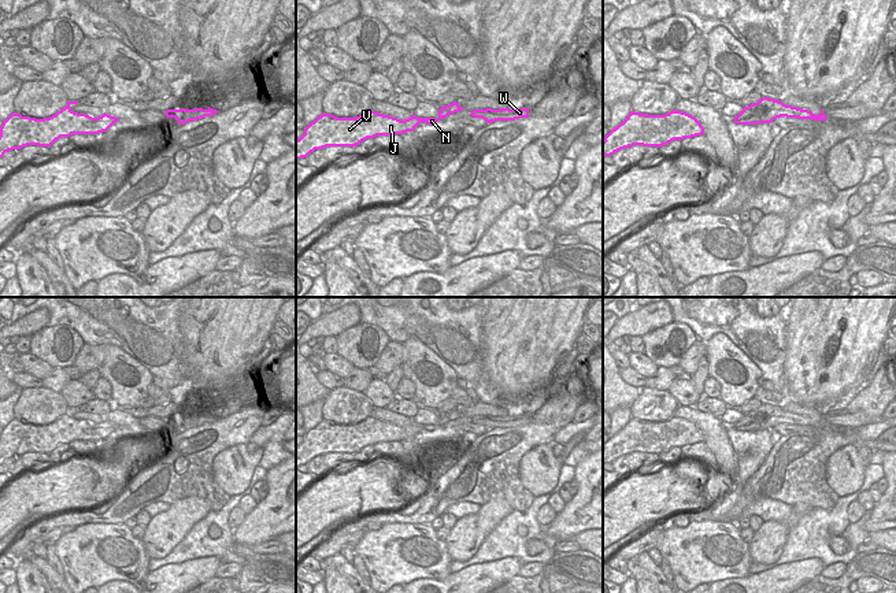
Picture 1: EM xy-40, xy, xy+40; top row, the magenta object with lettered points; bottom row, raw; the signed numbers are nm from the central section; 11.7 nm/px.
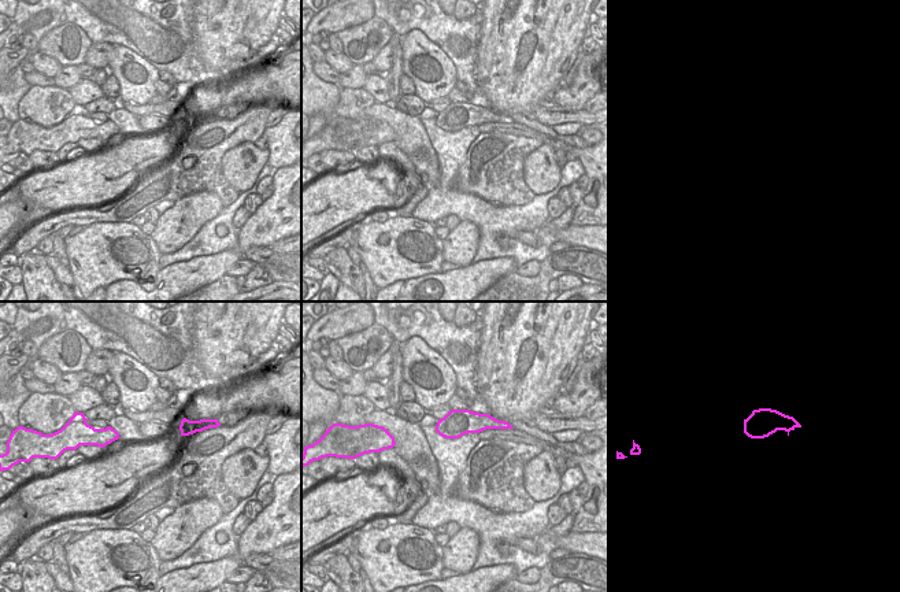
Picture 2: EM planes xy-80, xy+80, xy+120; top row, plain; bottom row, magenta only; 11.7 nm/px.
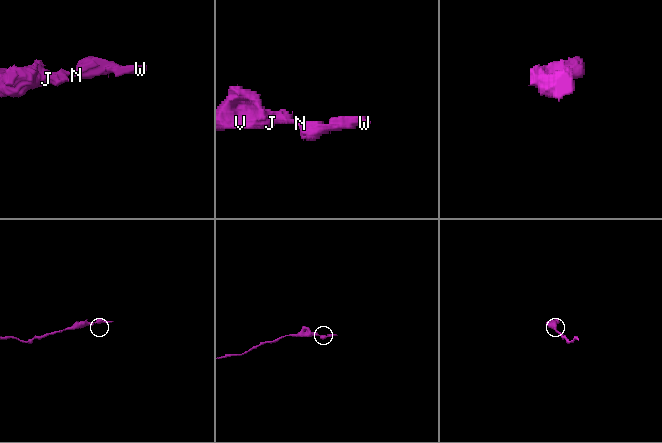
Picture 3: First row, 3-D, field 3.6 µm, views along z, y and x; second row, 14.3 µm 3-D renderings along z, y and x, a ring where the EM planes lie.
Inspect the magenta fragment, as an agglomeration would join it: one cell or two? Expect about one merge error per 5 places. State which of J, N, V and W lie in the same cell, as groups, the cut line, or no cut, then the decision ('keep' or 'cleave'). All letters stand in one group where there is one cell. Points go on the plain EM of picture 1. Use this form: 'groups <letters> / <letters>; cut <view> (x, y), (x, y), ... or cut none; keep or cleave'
groups J N V W; cut none; keep

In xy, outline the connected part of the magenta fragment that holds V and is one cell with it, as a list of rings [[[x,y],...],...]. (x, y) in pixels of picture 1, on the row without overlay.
[[[456,408],[449,412],[441,414],[438,425],[419,425],[414,420],[404,427],[397,425],[378,420],[367,416],[356,425],[337,425],[332,420],[322,419],[306,436],[304,441],[296,446],[296,467],[307,464],[315,456],[326,453],[356,453],[367,445],[377,442],[403,441],[414,438],[421,429],[434,431],[449,420],[459,419],[462,415]]]

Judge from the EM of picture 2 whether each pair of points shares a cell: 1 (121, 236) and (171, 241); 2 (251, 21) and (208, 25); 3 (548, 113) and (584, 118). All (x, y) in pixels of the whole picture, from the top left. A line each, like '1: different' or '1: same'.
1: different
2: same
3: same

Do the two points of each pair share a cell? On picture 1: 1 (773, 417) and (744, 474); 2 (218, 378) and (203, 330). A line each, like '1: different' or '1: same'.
1: different
2: same

